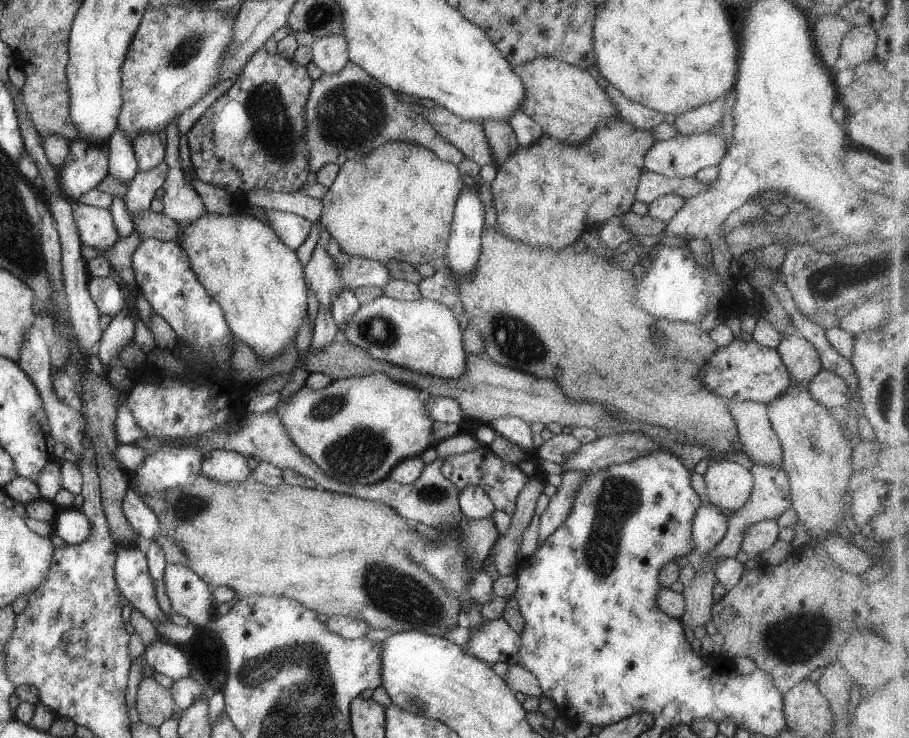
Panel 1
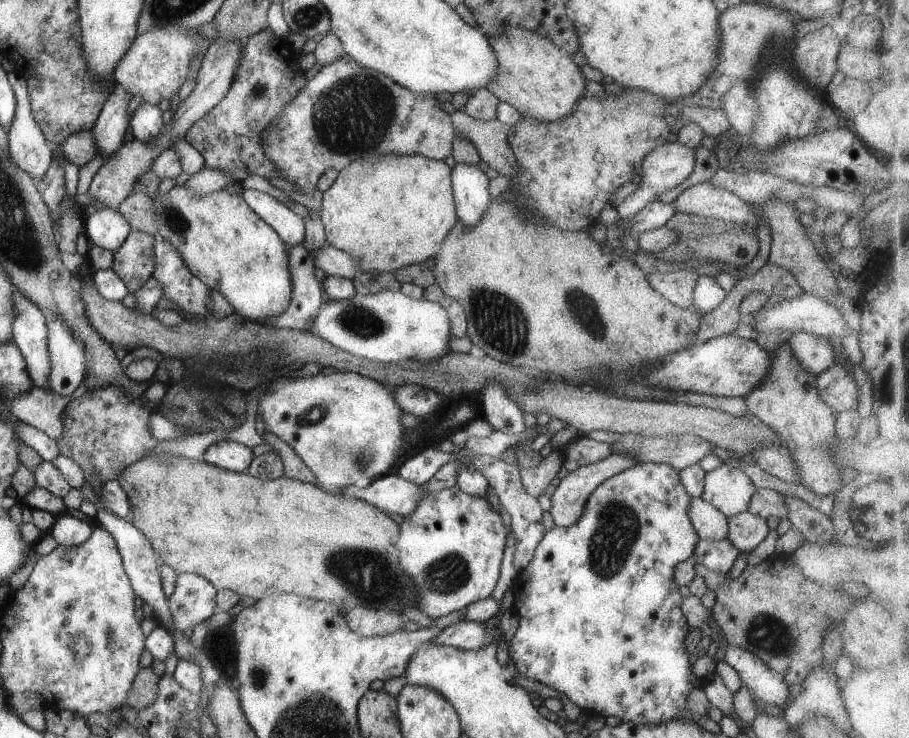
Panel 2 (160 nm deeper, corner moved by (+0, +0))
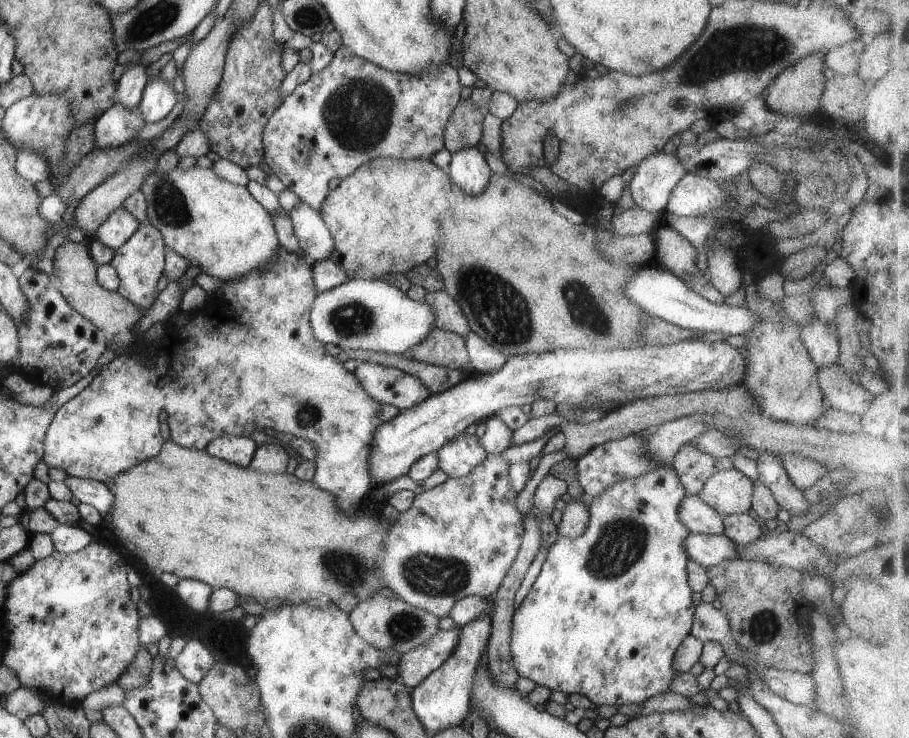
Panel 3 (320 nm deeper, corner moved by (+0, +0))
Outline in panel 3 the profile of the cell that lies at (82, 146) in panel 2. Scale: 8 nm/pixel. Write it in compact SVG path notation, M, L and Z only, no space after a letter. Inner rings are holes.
M115 103L94 122L92 138L96 138L96 148L116 148L131 142L145 124L139 106L126 108Z

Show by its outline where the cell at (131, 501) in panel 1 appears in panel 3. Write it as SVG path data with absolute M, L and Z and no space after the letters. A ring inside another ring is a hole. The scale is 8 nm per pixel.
M70 477L64 480L64 484L72 490L75 503L93 506L104 518L112 514L116 496L103 481Z

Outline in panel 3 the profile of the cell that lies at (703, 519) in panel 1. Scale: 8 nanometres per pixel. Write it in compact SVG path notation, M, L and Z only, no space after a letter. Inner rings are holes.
M697 495L688 496L679 506L678 516L690 532L704 535L724 535L723 517Z

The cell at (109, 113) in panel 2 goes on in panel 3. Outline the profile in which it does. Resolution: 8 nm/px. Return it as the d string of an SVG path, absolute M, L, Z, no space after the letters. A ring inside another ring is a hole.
M130 64L116 84L114 103L126 108L139 106L145 87L147 86L146 67L141 64Z

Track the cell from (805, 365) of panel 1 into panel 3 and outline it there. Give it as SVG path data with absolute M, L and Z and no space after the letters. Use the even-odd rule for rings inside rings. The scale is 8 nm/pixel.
M815 316L810 324L801 328L800 340L818 369L838 364L843 347L839 344L838 326L835 322L826 324Z

